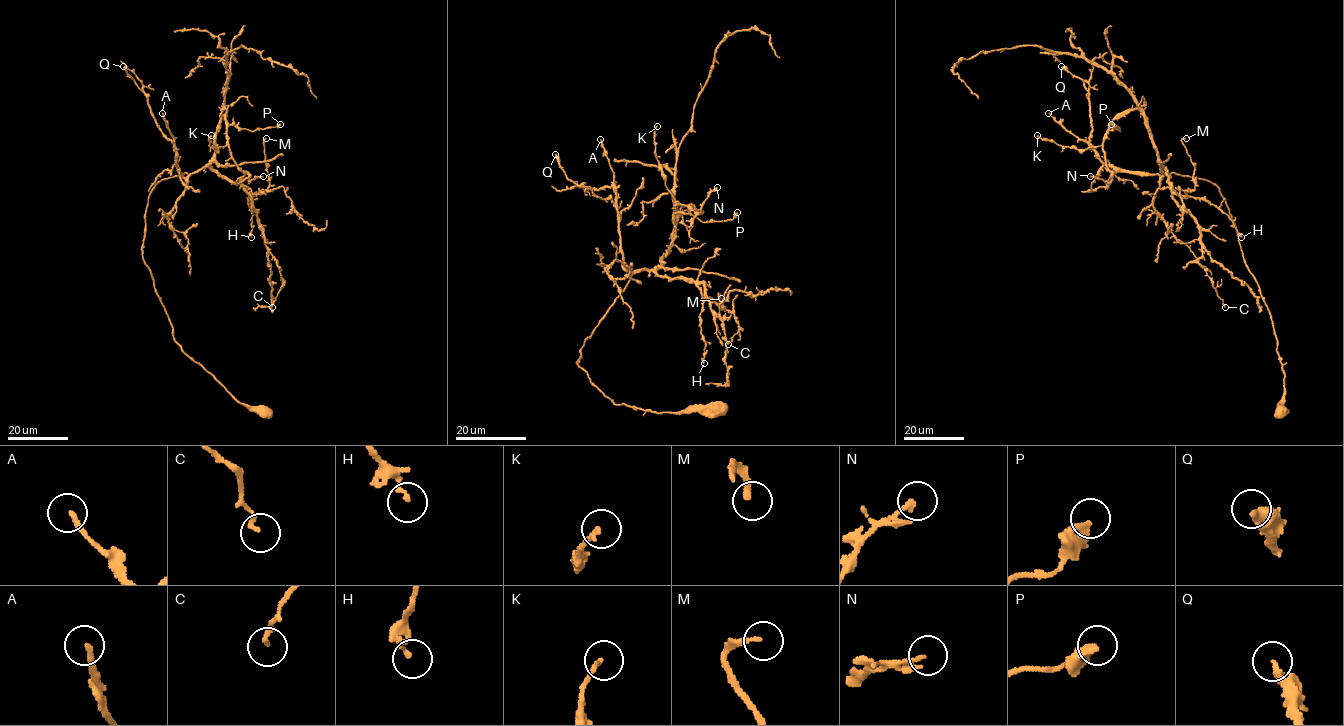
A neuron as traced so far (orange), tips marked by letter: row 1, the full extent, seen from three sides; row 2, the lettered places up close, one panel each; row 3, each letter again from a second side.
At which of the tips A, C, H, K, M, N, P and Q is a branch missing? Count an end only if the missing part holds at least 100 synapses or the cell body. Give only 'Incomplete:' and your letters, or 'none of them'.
Incomplete: none of them

